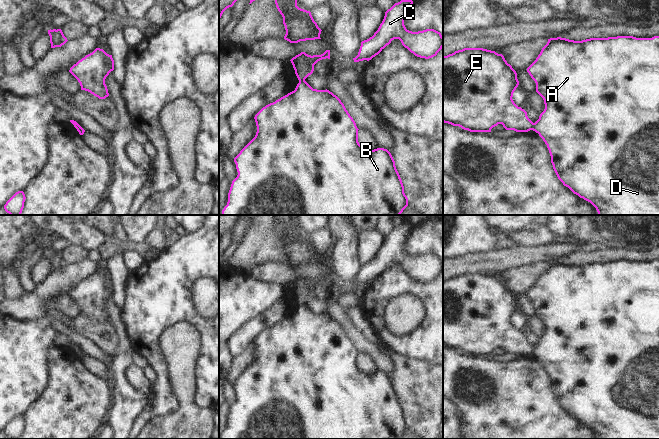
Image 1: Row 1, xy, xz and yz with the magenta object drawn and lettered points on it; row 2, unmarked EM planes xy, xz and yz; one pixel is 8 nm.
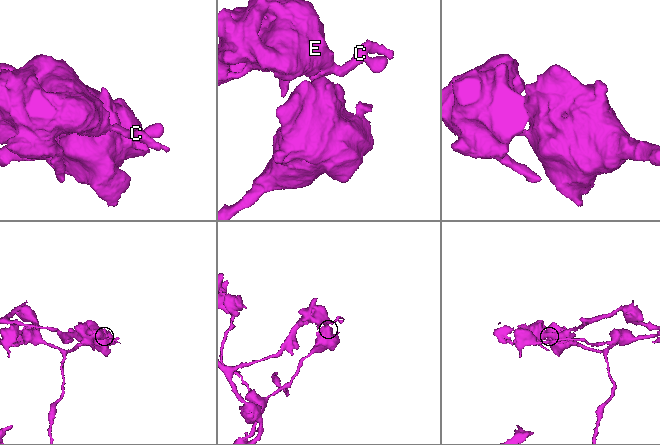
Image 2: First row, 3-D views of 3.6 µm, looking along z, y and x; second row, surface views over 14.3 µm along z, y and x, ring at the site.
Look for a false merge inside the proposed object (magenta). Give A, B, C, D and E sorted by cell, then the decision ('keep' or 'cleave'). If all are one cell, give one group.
A B D / C E; cleave

